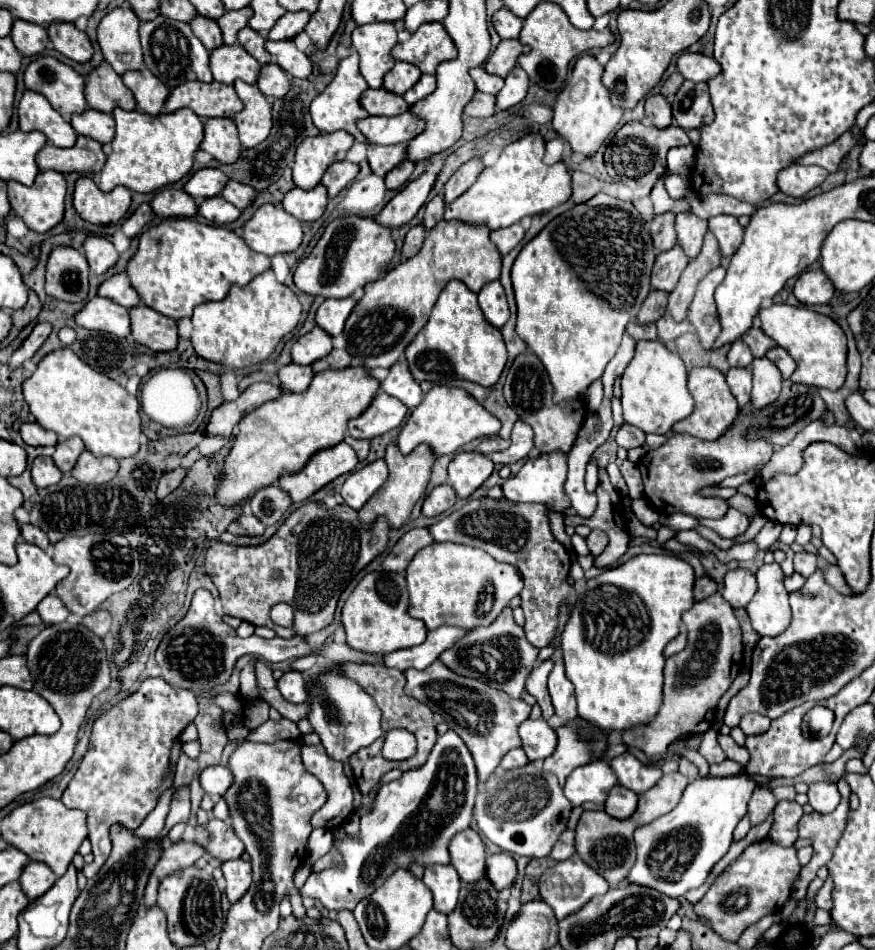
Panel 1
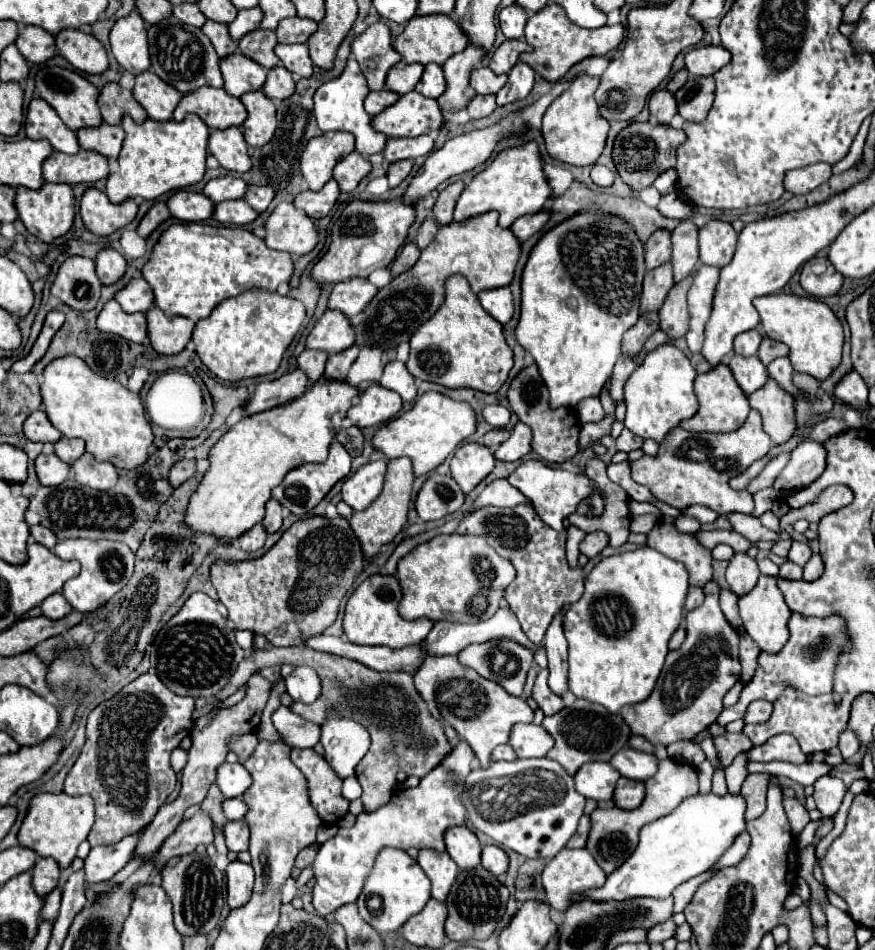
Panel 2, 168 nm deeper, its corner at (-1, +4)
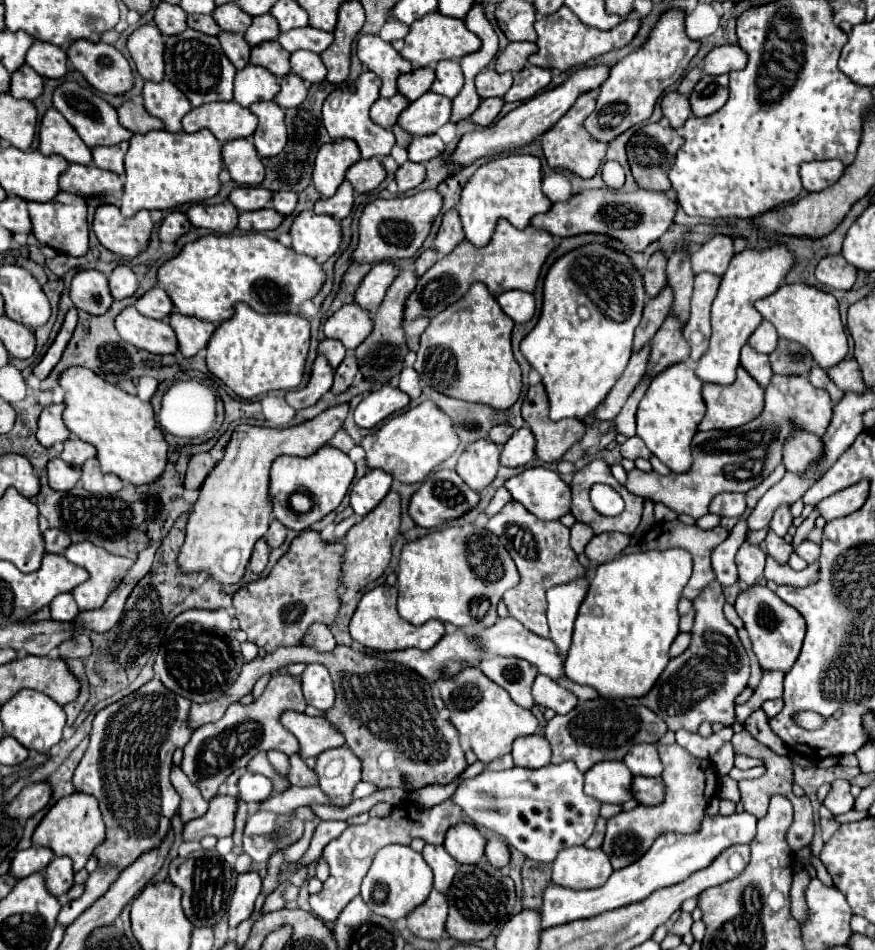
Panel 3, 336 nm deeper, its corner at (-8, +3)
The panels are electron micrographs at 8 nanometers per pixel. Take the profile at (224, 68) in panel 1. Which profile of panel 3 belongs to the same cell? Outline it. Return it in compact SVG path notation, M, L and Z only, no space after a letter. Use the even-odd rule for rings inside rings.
M250 64L236 74L234 100L244 108L250 108L250 104L260 100L274 100L278 92L280 92L280 84L276 76L260 66Z

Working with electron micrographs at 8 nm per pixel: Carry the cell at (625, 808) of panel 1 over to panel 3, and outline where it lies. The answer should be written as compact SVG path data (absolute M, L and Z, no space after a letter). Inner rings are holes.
M634 776L634 782L632 782L632 792L634 792L634 798L640 802L640 804L660 804L664 800L664 794L666 794L666 788L664 788L664 782L662 778L648 778L648 776Z

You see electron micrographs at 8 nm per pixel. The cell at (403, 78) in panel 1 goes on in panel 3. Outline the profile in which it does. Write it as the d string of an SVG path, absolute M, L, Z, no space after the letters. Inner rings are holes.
M416 68L416 70L402 74L398 78L398 92L404 94L410 102L414 102L430 90L432 82L434 82L434 70L432 68Z

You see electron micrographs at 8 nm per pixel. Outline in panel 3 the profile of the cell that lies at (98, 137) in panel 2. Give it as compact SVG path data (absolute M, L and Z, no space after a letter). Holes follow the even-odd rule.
M122 142L120 146L96 146L92 150L94 164L102 170L114 172L114 174L124 174L124 154L128 150L128 144Z

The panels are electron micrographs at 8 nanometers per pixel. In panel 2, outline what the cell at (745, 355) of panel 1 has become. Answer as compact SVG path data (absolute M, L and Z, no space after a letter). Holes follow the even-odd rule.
M751 329L751 331L745 331L745 333L739 333L735 337L735 347L733 351L741 357L753 357L759 349L759 343L761 343L763 335L757 331L757 329Z

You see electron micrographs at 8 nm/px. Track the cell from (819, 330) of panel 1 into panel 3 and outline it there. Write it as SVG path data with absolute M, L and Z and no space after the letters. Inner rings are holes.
M802 282L784 284L772 296L758 300L754 306L762 314L764 320L768 320L776 326L780 338L796 340L802 346L806 346L824 370L828 370L830 366L836 366L836 362L844 360L844 356L848 352L848 340L846 340L844 326L842 326L842 320L838 314L838 302L830 292L824 292L816 286L808 286Z

